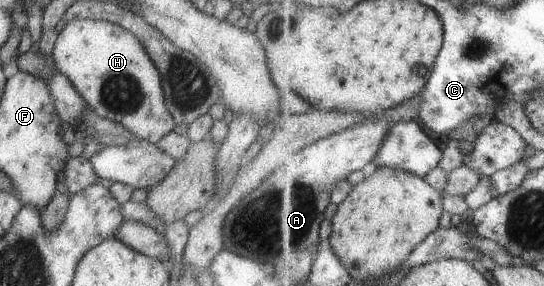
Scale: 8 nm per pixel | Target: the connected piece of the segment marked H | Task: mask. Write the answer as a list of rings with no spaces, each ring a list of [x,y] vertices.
[[[73,19],[57,36],[52,55],[58,72],[67,76],[78,95],[101,118],[117,122],[137,139],[155,144],[175,128],[175,120],[167,109],[157,66],[151,61],[143,44],[124,27],[121,28],[107,20]]]

